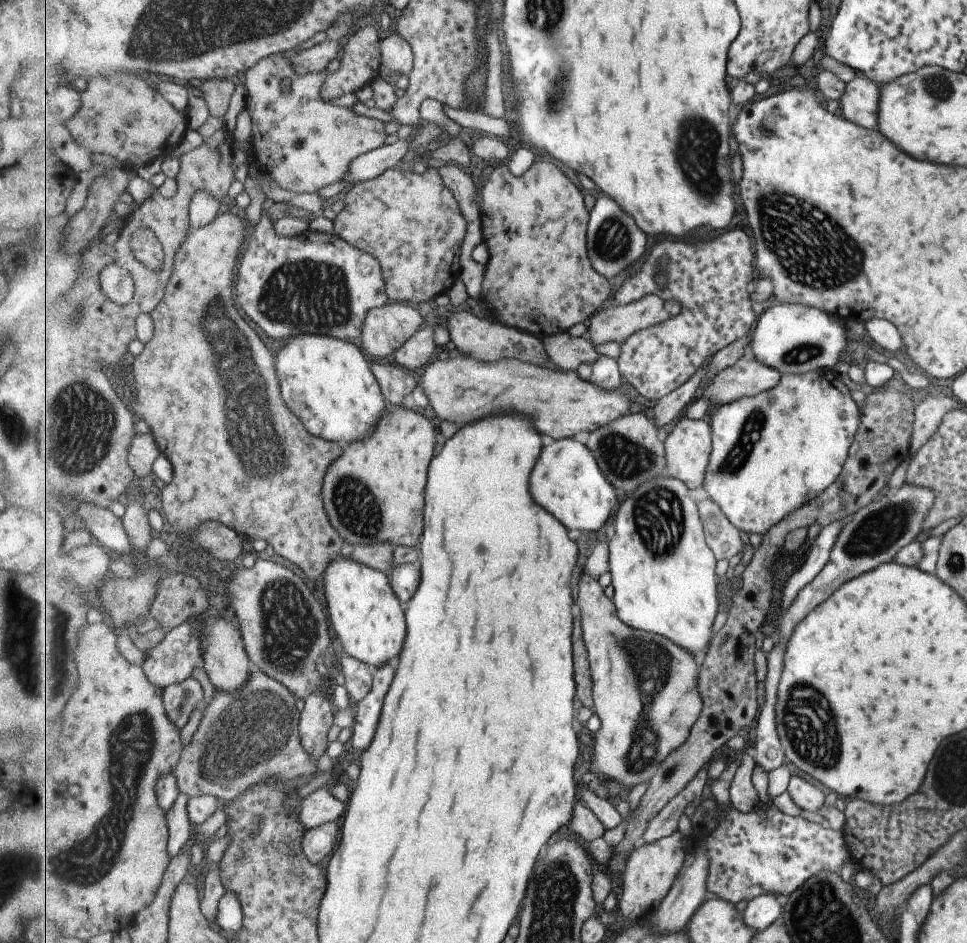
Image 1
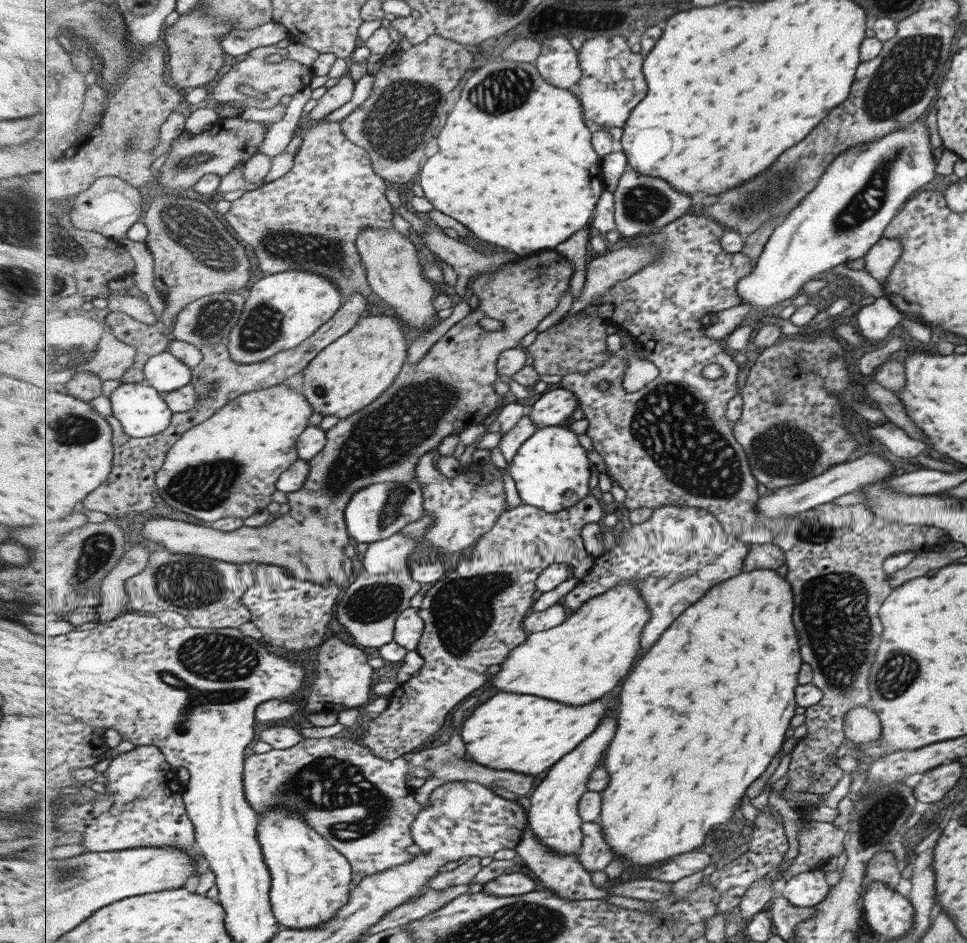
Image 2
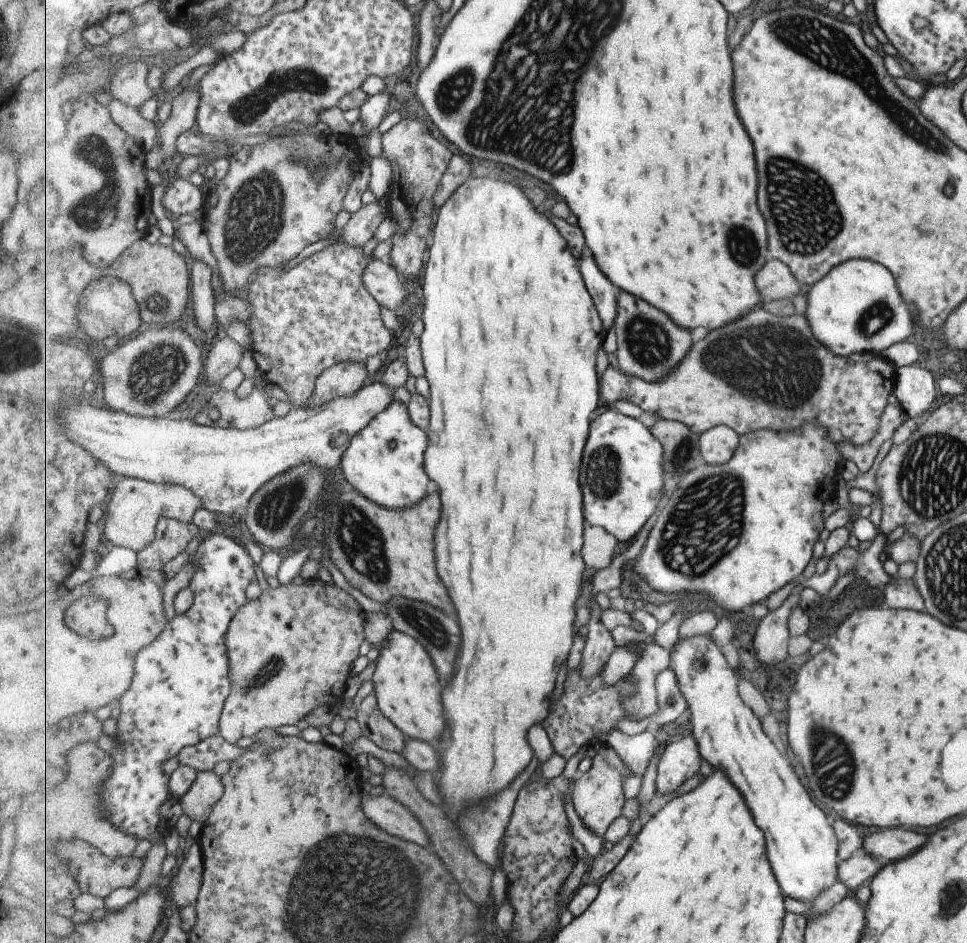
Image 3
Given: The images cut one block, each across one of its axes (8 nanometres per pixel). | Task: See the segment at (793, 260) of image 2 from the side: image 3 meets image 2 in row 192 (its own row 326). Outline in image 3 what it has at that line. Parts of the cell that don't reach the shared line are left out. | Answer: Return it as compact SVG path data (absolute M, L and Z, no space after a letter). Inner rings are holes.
M853 259L839 263L803 293L806 302L803 316L813 336L839 357L855 353L877 354L905 340L913 328L909 310L899 296L889 270L879 264Z

